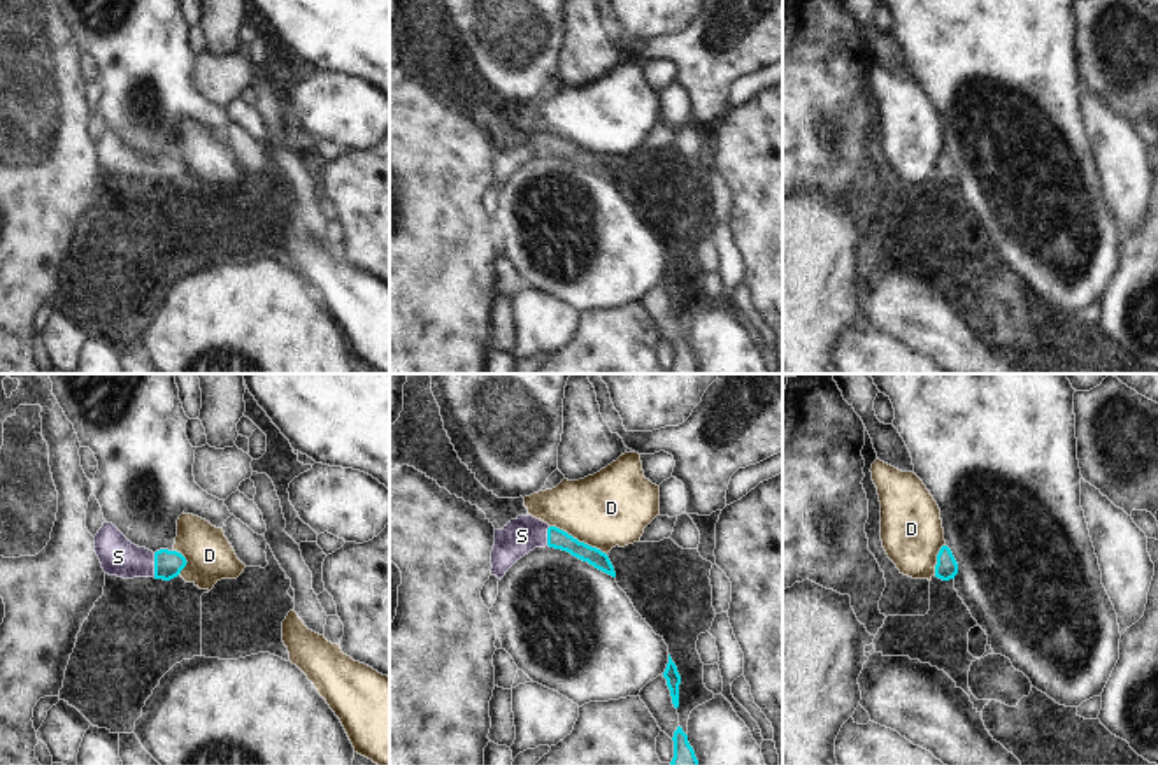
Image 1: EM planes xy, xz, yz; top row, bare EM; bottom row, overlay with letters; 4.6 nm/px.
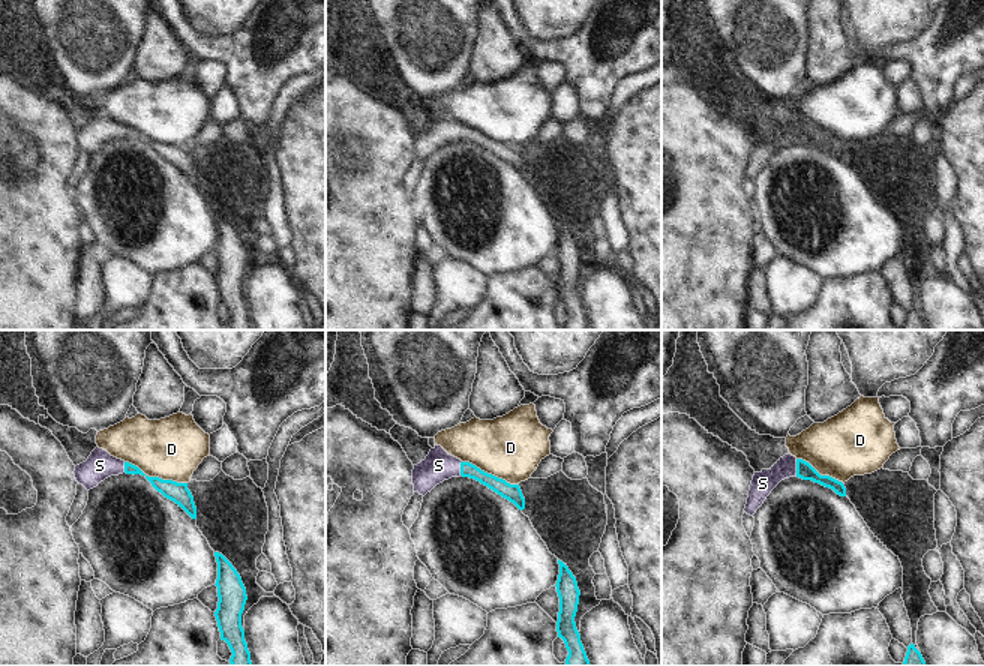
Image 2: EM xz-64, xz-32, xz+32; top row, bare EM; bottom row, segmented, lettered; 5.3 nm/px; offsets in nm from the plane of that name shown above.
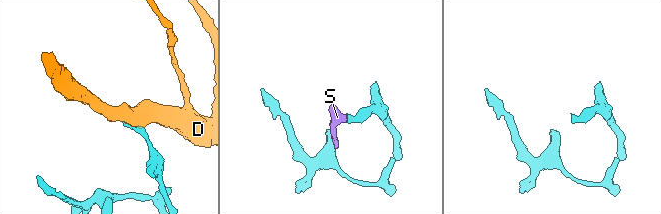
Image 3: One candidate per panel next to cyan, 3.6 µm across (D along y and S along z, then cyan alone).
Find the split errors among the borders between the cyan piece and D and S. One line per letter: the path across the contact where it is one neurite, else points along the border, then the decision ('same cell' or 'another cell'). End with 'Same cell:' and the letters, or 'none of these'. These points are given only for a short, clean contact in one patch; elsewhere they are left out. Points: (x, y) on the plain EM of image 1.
D: border along xz (550, 132), (599, 155), (606, 162); another cell
S: same cell
Same cell: S

